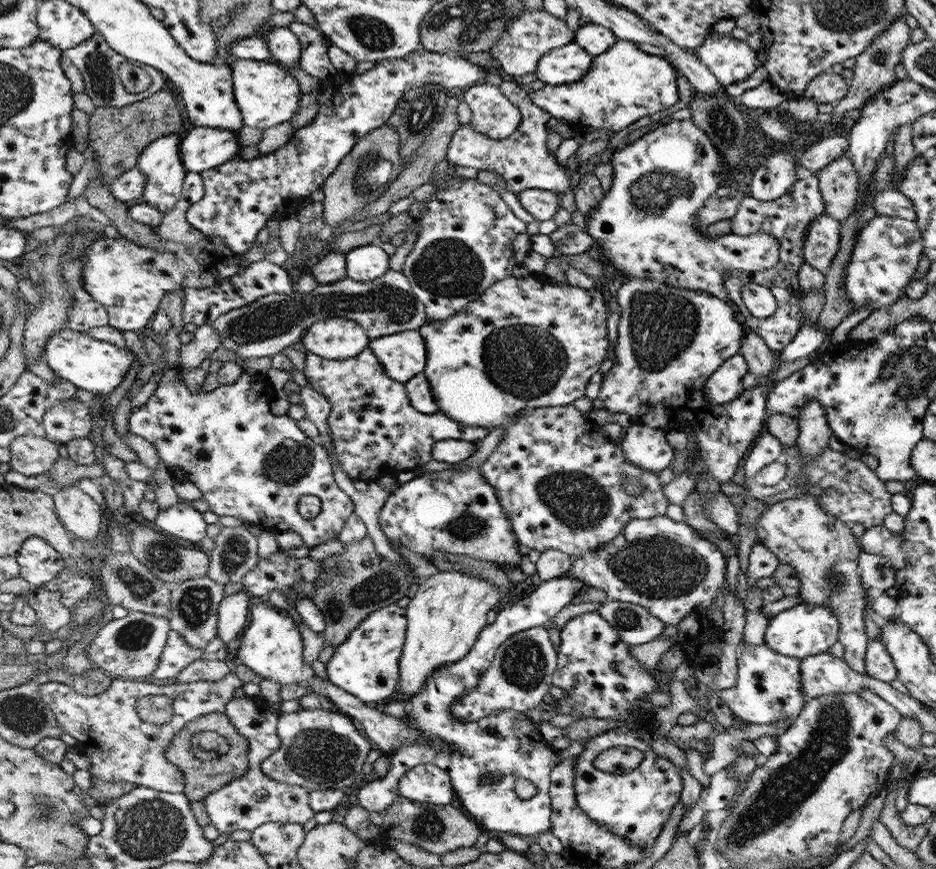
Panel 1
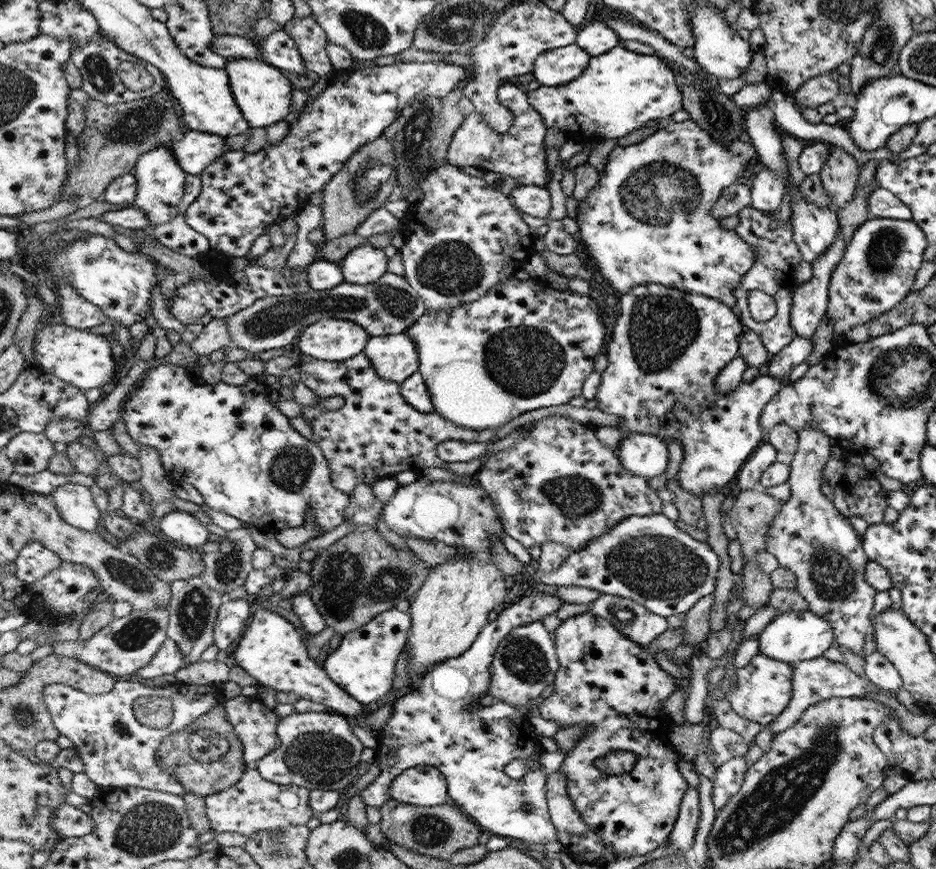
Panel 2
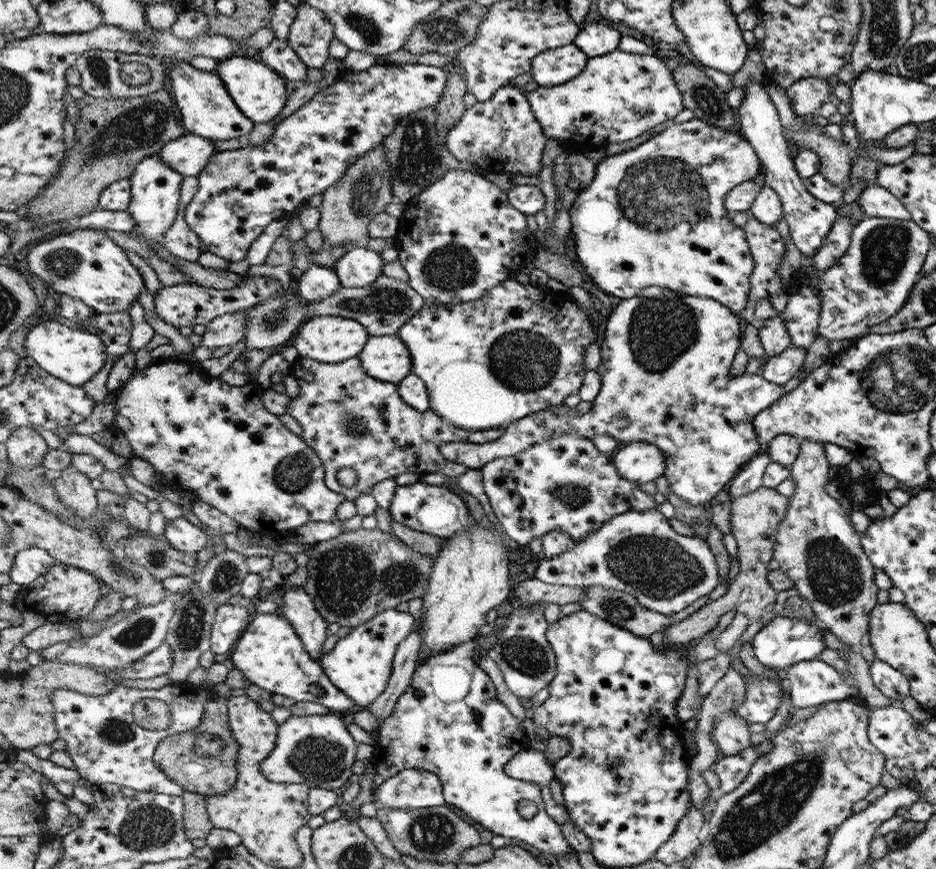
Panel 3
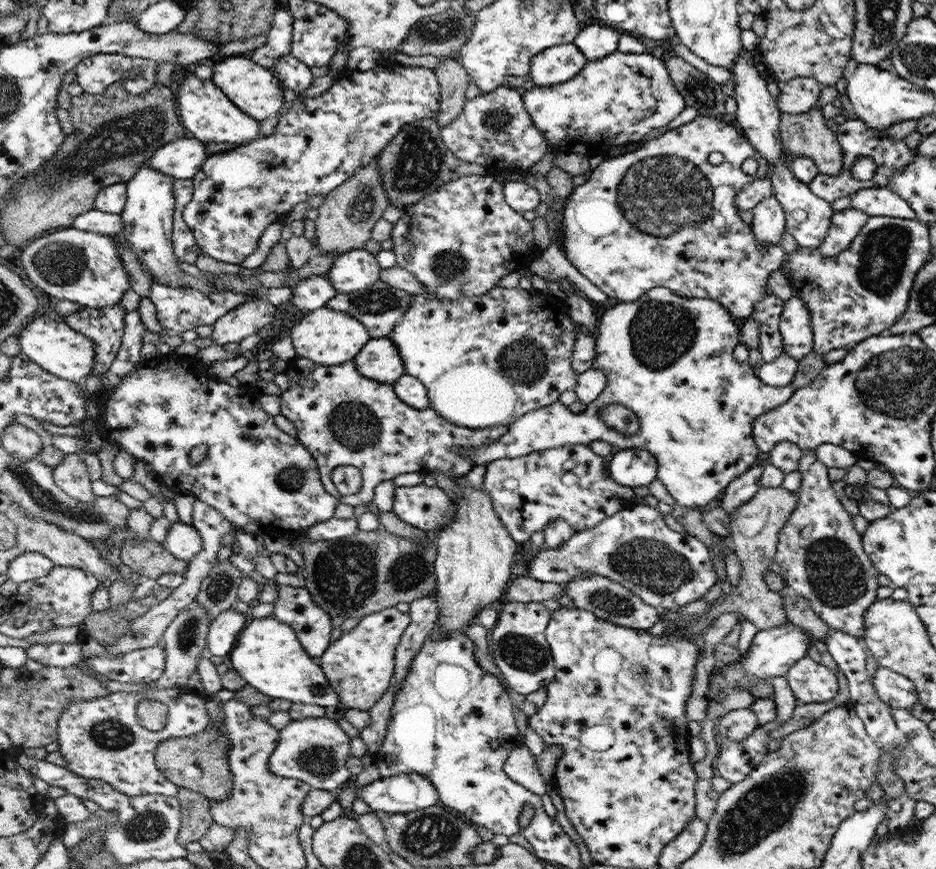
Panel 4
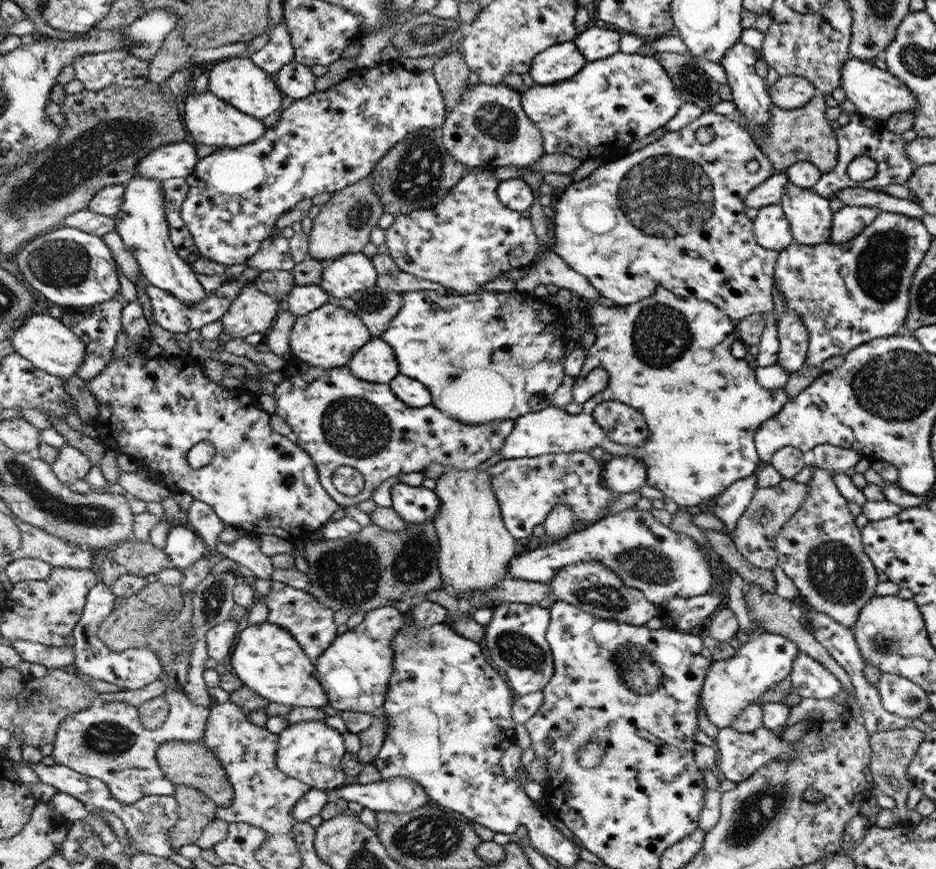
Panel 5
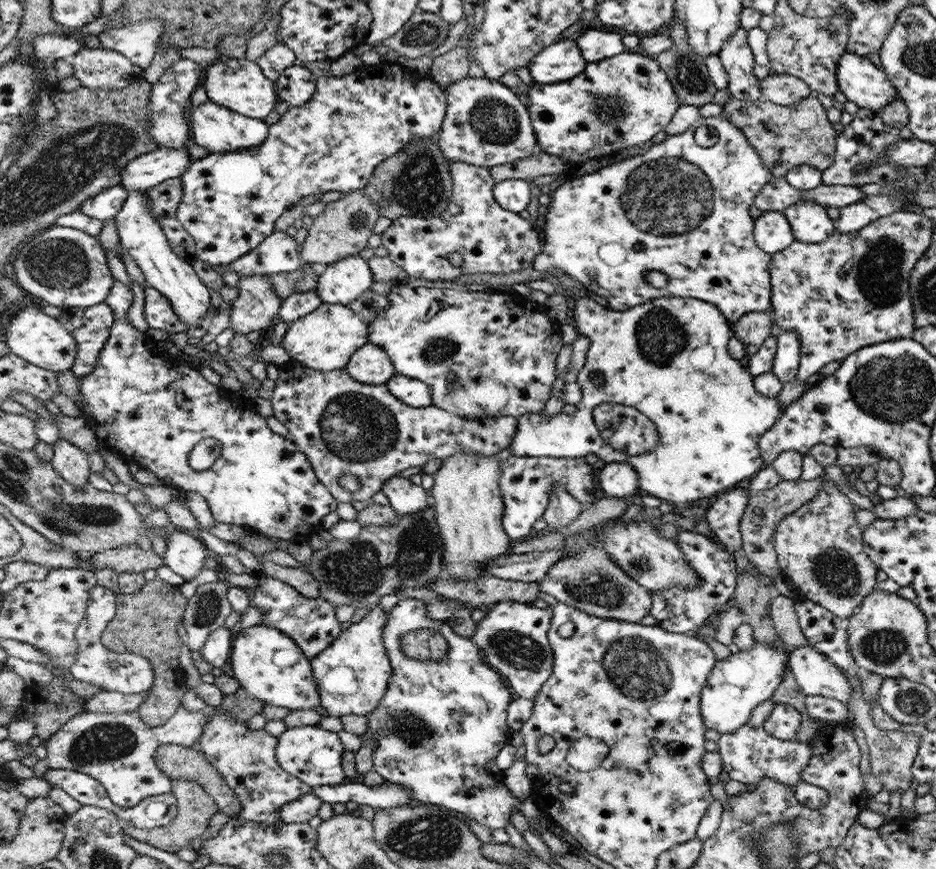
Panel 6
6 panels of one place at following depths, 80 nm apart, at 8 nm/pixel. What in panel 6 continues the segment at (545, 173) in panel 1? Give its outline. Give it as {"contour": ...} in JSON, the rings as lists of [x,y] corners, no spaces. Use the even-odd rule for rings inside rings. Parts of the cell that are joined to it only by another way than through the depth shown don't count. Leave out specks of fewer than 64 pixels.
{"contour":[[[470,75],[452,81],[445,90],[447,97],[446,118],[436,136],[439,148],[454,162],[464,162],[486,169],[502,164],[512,164],[540,151],[539,138],[530,126],[530,112],[508,90],[504,83]]]}

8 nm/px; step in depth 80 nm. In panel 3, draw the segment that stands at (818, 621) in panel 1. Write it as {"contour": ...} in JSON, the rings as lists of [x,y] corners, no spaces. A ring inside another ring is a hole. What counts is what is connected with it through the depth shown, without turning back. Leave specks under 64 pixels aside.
{"contour":[[[776,616],[768,625],[764,625],[752,640],[756,660],[767,668],[776,668],[776,670],[787,669],[793,664],[813,660],[826,648],[824,629],[819,624],[814,625],[804,619],[786,619]]]}

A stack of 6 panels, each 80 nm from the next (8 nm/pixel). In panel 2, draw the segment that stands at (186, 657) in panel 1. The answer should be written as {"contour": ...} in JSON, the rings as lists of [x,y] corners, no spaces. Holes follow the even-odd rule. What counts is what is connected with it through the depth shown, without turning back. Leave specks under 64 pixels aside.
{"contour":[[[167,638],[156,656],[152,658],[140,672],[136,672],[135,679],[154,679],[164,675],[174,675],[180,670],[182,664],[186,662],[182,650],[178,649],[178,645]]]}

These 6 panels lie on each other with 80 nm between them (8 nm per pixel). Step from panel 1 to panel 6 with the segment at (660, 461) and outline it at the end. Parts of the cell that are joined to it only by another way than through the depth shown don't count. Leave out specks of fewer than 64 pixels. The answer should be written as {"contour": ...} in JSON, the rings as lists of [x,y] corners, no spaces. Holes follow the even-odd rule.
{"contour":[[[627,462],[603,463],[599,471],[600,488],[608,496],[628,497],[639,490],[639,473]]]}

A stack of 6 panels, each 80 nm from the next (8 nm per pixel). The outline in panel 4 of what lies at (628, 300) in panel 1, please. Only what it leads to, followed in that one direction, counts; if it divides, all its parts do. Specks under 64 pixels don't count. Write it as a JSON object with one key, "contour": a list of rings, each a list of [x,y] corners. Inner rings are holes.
{"contour":[[[656,287],[642,295],[634,302],[617,302],[615,305],[605,305],[606,310],[599,316],[598,333],[595,336],[596,357],[592,361],[592,369],[602,369],[605,372],[607,383],[604,390],[590,403],[586,405],[586,410],[580,414],[573,414],[566,405],[562,403],[551,404],[548,407],[530,412],[528,415],[522,416],[514,423],[507,425],[509,428],[494,444],[484,445],[480,448],[465,448],[456,446],[456,452],[470,457],[476,465],[488,464],[490,461],[498,459],[512,459],[526,456],[530,452],[538,452],[540,450],[548,450],[549,448],[558,448],[567,444],[588,444],[594,440],[601,440],[604,436],[608,437],[608,444],[613,446],[612,452],[618,453],[621,450],[629,448],[644,448],[648,452],[655,455],[658,460],[658,478],[664,484],[668,494],[674,498],[675,502],[686,507],[708,508],[715,504],[715,499],[722,494],[727,486],[745,472],[754,467],[754,462],[758,460],[758,456],[762,456],[758,445],[754,439],[754,424],[755,420],[764,413],[772,411],[774,408],[779,408],[780,404],[784,404],[792,395],[795,394],[795,389],[791,384],[788,386],[772,386],[764,382],[756,373],[755,369],[748,364],[747,361],[740,362],[733,355],[734,347],[738,344],[738,328],[734,326],[734,320],[729,309],[724,308],[719,301],[706,298],[683,297],[677,293],[673,293],[671,289],[664,287]],[[607,404],[623,404],[624,408],[632,410],[636,417],[639,418],[641,429],[637,434],[630,434],[627,439],[613,438],[610,434],[604,431],[601,419],[600,410]]]}

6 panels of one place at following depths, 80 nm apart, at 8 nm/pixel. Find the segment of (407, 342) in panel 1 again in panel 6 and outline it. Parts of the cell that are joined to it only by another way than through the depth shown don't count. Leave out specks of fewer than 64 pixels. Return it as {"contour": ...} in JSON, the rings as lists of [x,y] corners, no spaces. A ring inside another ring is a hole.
{"contour":[[[370,343],[352,355],[344,369],[362,384],[384,384],[396,375],[396,368],[386,349]]]}

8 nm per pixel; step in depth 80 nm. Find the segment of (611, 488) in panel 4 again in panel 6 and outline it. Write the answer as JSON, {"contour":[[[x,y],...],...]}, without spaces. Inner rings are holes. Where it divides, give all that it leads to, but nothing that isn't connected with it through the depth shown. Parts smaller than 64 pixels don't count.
{"contour":[[[512,455],[501,462],[501,467],[503,468],[501,488],[503,501],[506,505],[503,508],[503,528],[513,539],[530,534],[534,522],[545,514],[556,483],[564,485],[573,498],[583,504],[584,508],[596,500],[594,484],[592,484],[592,480],[594,480],[592,467],[594,465],[588,464],[587,460],[584,460],[584,456],[580,458],[552,458],[550,456]]]}

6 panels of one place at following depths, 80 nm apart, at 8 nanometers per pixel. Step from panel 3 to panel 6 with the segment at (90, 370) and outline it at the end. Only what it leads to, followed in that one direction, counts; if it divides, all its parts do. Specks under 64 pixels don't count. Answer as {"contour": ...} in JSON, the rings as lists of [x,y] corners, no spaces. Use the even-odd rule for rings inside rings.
{"contour":[[[25,304],[24,308],[20,308],[11,316],[4,341],[16,356],[40,365],[40,368],[52,369],[55,373],[71,369],[79,350],[78,341],[57,318],[44,314],[44,311],[36,310],[36,306],[30,304]]]}

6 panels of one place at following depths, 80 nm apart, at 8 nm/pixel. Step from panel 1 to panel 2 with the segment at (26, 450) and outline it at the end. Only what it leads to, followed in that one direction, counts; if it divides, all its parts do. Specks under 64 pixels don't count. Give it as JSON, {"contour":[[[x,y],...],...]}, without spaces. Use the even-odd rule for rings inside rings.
{"contour":[[[21,432],[11,439],[11,442],[4,448],[4,451],[10,459],[15,472],[30,475],[46,470],[50,457],[56,453],[53,442],[45,435],[44,432]]]}

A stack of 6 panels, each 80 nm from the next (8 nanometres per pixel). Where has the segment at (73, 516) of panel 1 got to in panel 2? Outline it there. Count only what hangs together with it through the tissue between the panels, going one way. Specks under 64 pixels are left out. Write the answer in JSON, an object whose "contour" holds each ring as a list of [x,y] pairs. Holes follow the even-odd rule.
{"contour":[[[66,483],[55,488],[50,497],[60,516],[68,524],[80,530],[95,532],[101,511],[92,499],[90,487],[86,487],[81,483]]]}

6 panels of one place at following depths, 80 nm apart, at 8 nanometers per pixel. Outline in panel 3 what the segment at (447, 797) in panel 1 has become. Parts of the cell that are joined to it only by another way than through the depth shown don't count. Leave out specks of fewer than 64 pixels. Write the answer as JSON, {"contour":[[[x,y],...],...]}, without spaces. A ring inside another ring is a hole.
{"contour":[[[408,768],[383,782],[373,792],[378,808],[412,810],[446,804],[442,783],[435,774],[423,768]]]}

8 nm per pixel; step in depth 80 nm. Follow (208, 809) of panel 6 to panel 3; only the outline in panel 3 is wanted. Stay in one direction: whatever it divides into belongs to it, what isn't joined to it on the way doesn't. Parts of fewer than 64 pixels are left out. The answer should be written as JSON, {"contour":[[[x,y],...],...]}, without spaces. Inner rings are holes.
{"contour":[[[184,791],[181,797],[183,798],[183,816],[186,818],[187,836],[191,840],[205,838],[213,827],[206,812],[206,796]]]}

